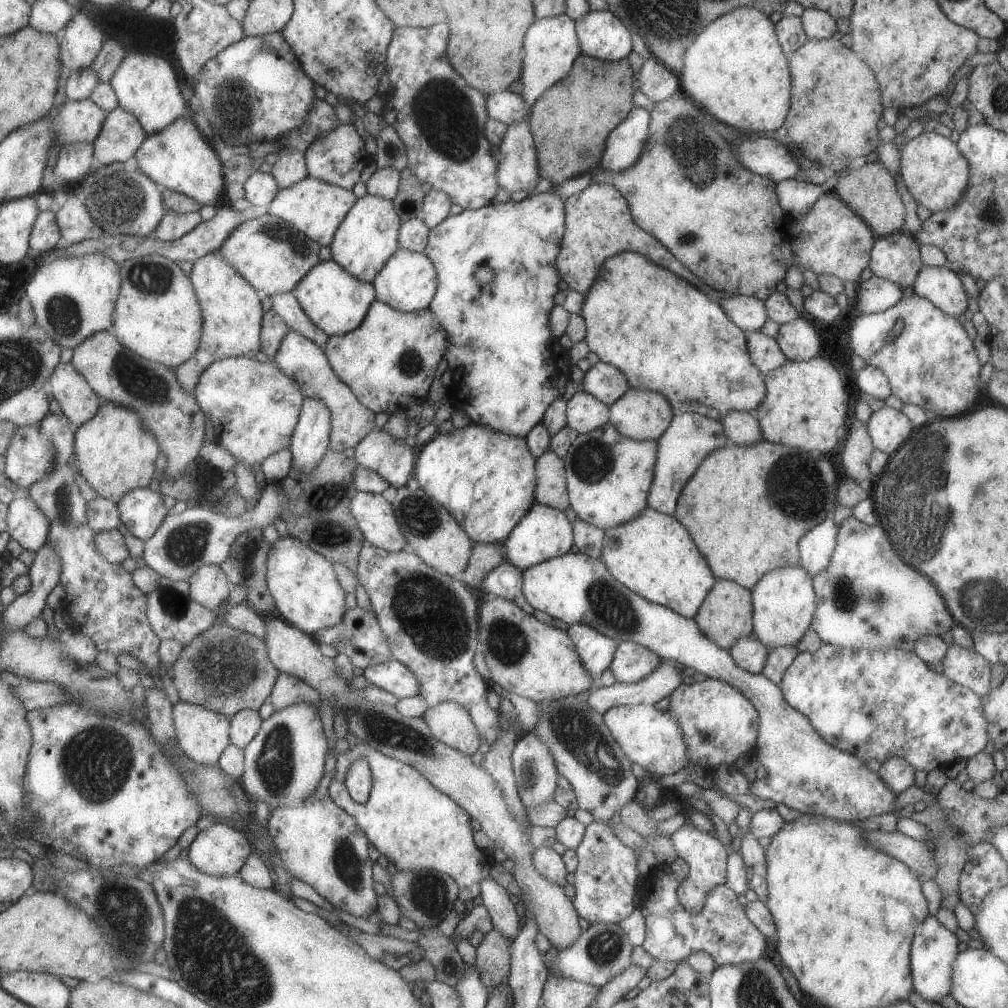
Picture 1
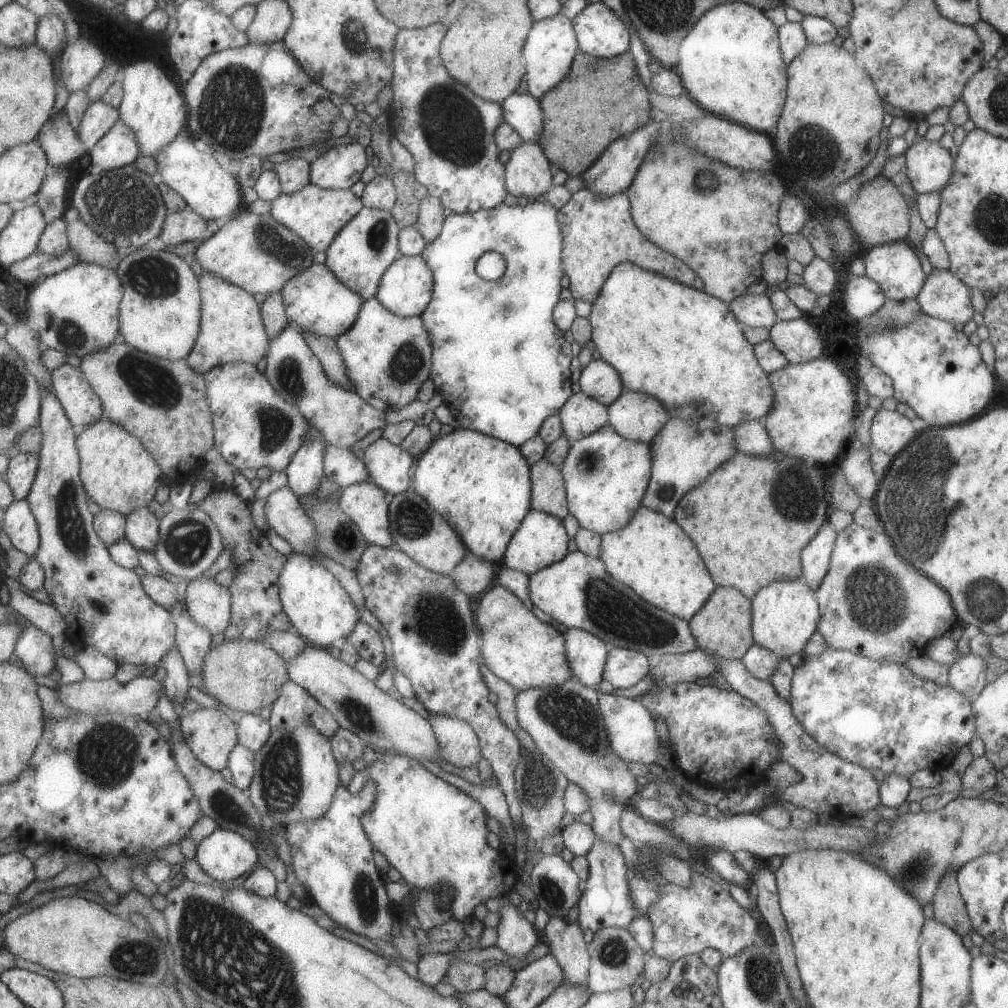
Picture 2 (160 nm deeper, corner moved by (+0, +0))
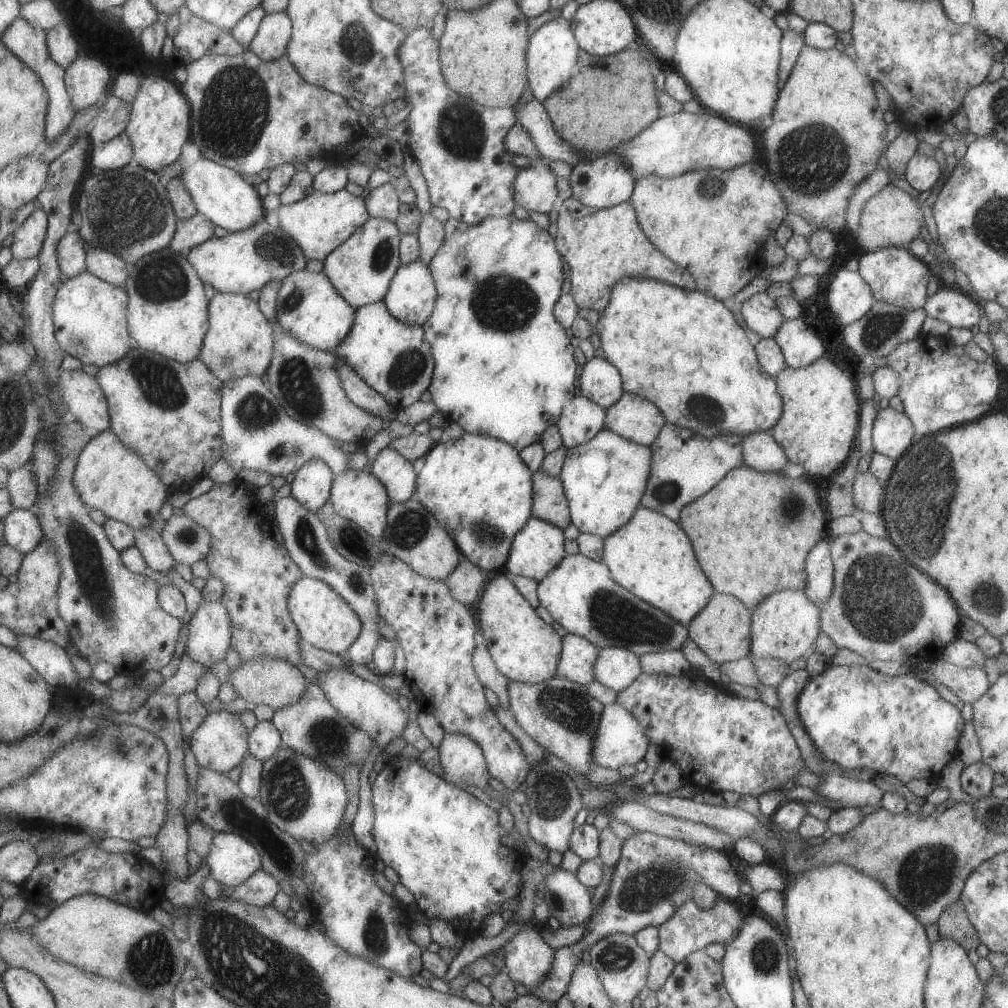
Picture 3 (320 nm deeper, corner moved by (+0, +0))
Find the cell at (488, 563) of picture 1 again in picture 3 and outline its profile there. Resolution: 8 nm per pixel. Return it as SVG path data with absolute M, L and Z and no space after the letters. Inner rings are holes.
M460 555L457 566L443 582L457 602L469 607L469 604L475 604L479 600L482 593L480 588L487 578L489 574L485 574L483 570Z

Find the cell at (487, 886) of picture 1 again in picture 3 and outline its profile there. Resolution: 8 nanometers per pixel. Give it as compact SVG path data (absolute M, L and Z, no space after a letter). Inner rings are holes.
M521 929L503 948L503 969L513 982L522 984L527 992L539 986L552 969L554 949L535 929Z

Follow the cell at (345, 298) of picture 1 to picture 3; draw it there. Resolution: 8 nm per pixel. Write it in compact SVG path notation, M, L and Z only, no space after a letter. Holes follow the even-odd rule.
M303 268L280 280L274 310L275 324L304 345L323 352L333 352L351 330L354 312L355 309L335 292L322 271L312 273Z

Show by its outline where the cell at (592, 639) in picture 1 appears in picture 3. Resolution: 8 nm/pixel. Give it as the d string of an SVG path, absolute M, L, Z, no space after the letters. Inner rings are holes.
M567 633L562 638L556 674L580 685L588 685L593 678L593 665L599 648L585 638Z

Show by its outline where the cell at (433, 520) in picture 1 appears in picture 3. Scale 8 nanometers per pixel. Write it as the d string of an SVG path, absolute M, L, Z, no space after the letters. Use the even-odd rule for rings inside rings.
M414 494L409 500L397 504L389 502L386 512L386 525L382 540L385 552L404 562L411 570L426 579L443 581L460 561L460 552L449 536L449 533L439 526L435 517L416 499Z

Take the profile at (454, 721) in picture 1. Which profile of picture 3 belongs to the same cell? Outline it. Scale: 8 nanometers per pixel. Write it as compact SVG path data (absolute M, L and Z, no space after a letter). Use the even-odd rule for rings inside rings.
M445 733L438 746L441 778L460 789L477 786L482 791L490 787L490 774L479 748L473 740L457 733Z

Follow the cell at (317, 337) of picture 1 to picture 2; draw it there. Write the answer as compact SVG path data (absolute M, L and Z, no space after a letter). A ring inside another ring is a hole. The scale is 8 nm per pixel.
M302 331L299 332L304 336L307 346L321 363L325 376L334 385L340 386L343 390L354 392L353 383L349 380L345 363L334 339L318 337Z

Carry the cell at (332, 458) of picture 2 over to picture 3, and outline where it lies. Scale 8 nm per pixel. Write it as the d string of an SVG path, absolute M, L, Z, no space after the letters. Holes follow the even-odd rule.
M245 375L222 383L220 425L220 458L235 474L245 469L267 473L272 477L286 477L289 473L295 473L311 459L321 459L334 476L349 469L348 454L338 448L335 440L313 427L289 418L259 377Z

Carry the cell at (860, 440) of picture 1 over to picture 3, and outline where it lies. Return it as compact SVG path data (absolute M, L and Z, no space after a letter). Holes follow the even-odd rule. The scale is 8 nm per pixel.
M869 472L857 473L852 484L852 501L857 512L879 515L882 511L884 488Z

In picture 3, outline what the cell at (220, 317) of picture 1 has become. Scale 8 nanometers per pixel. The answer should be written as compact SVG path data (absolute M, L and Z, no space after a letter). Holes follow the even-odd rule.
M216 291L209 300L208 322L208 332L197 359L204 362L222 383L245 375L260 377L266 372L273 352L273 329L255 301L241 293Z

